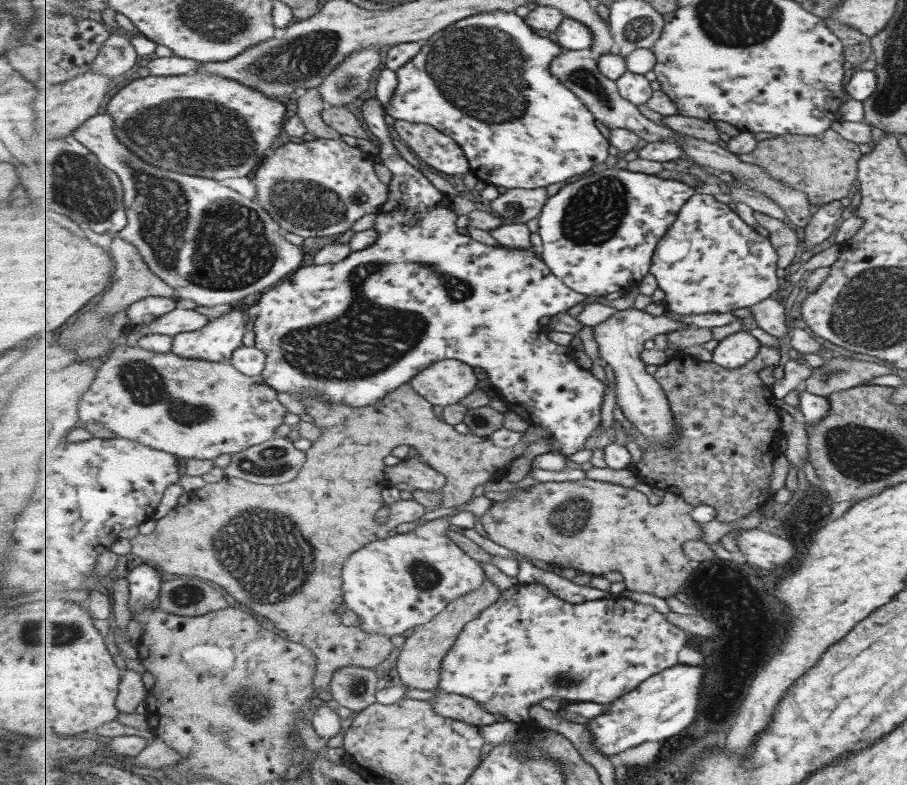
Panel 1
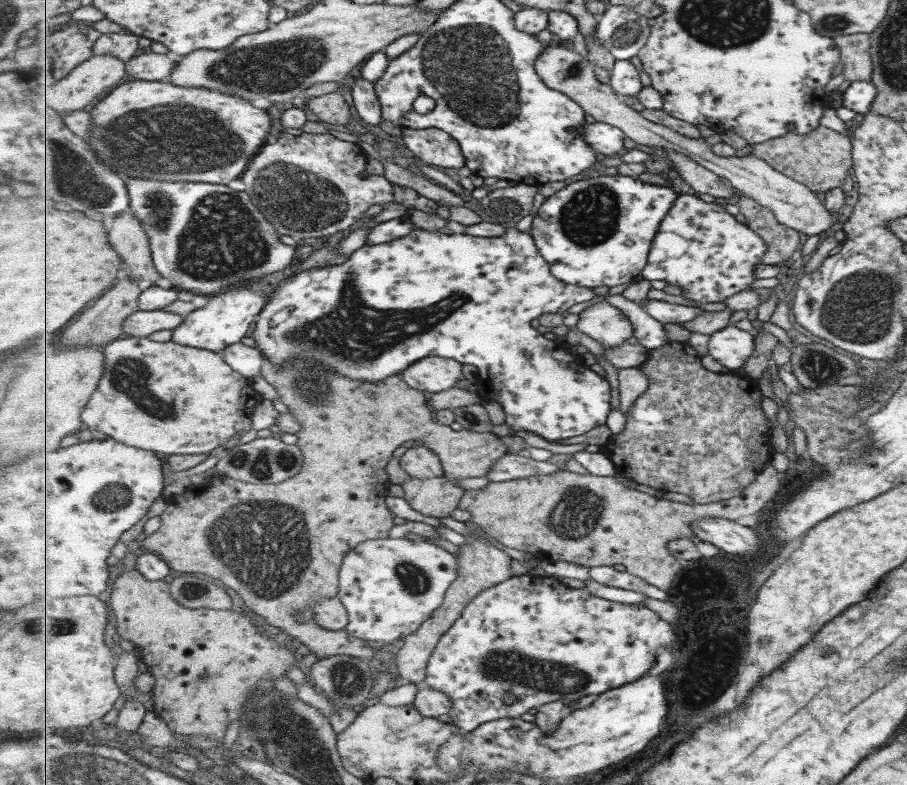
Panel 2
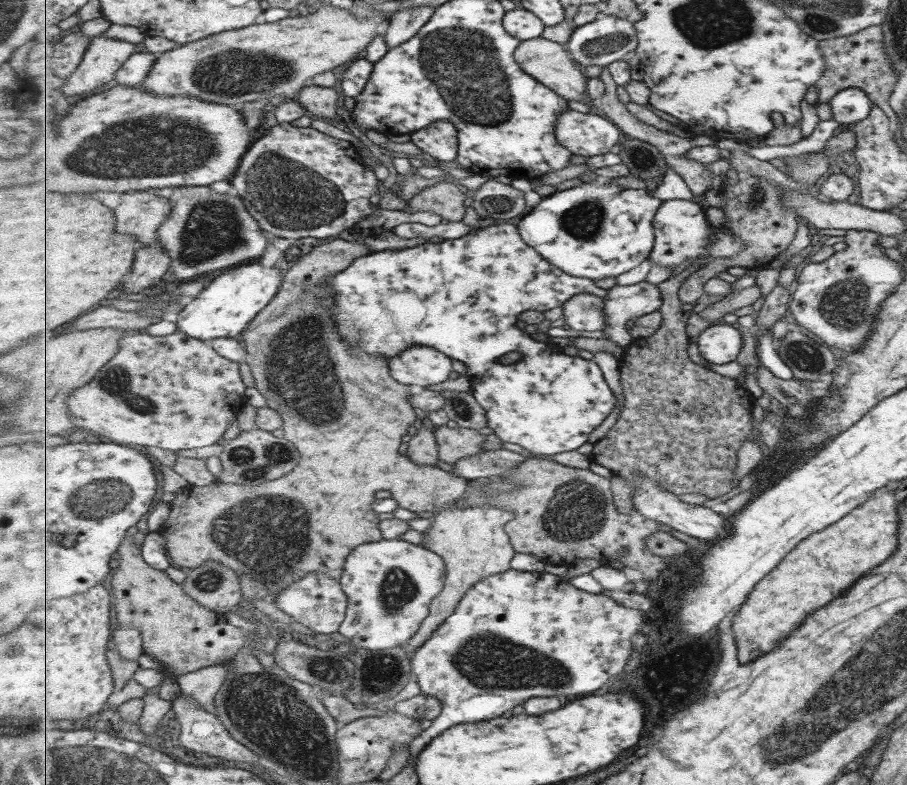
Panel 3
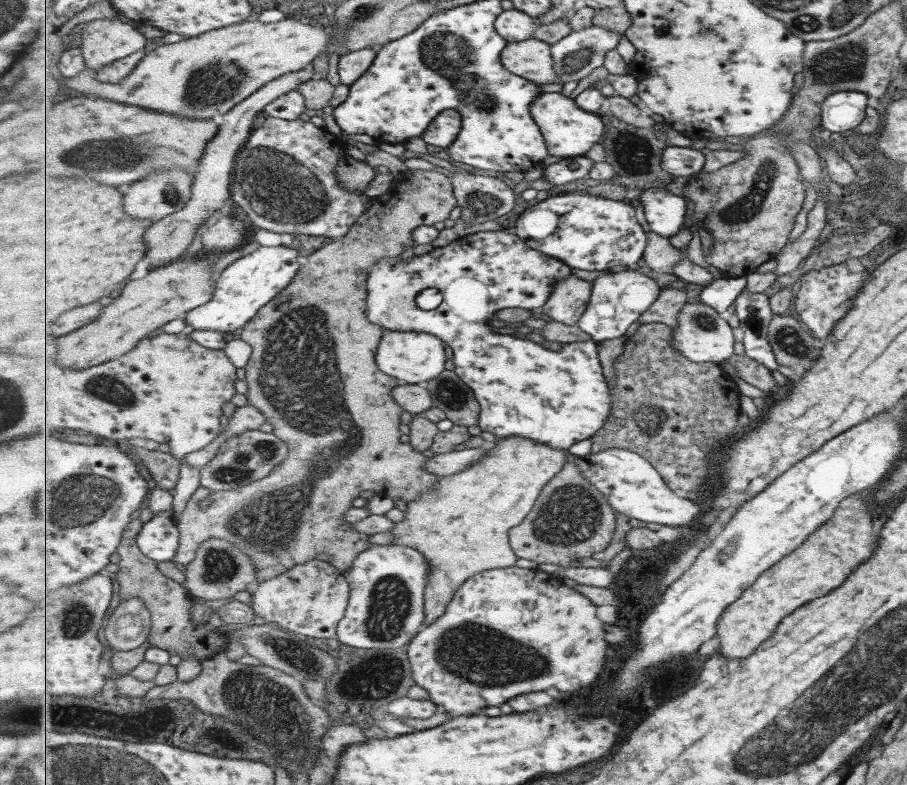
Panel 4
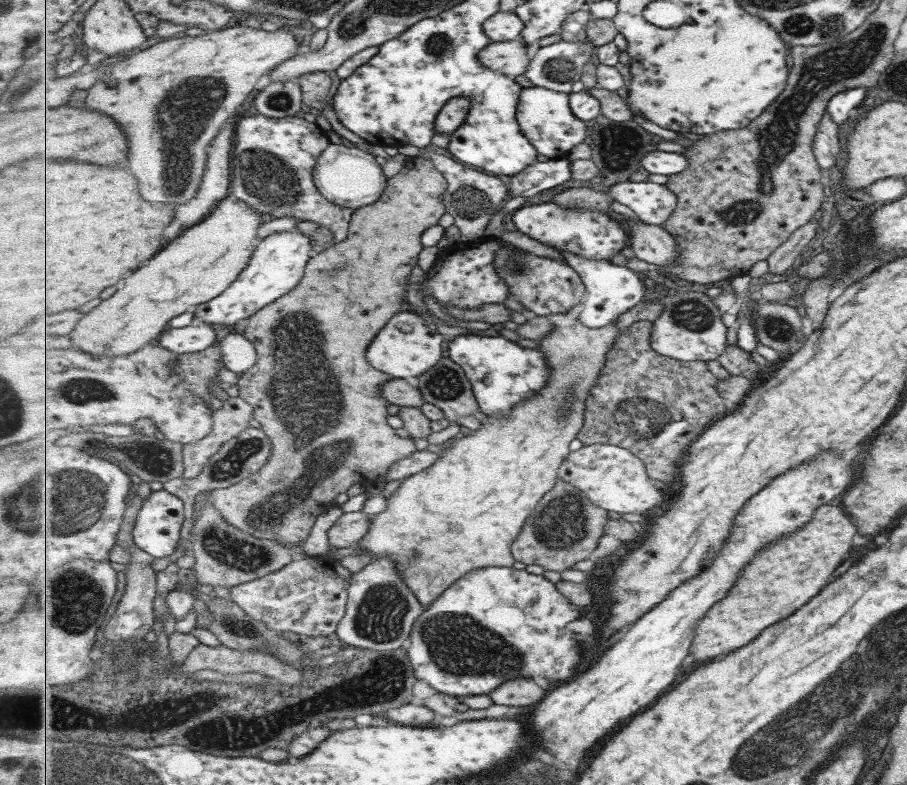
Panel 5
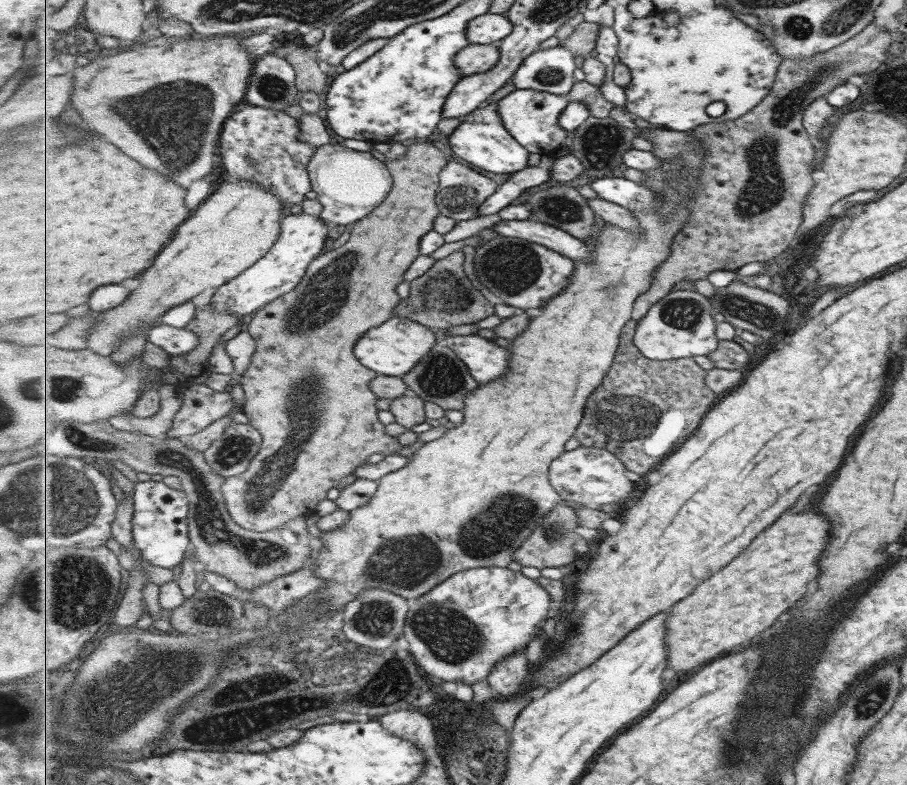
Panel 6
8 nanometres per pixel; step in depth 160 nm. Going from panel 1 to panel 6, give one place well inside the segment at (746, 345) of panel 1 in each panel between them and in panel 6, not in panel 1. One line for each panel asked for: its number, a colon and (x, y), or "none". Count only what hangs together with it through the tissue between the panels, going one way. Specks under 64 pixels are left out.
2: (733, 348)
3: (718, 344)
4: (702, 334)
5: (691, 328)
6: (681, 325)

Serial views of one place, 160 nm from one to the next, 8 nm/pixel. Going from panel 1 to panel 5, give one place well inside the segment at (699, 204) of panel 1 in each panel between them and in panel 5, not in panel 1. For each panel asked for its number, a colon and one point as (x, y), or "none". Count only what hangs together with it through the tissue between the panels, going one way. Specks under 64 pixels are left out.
2: (700, 247)
3: (683, 233)
4: (665, 213)
5: (653, 203)

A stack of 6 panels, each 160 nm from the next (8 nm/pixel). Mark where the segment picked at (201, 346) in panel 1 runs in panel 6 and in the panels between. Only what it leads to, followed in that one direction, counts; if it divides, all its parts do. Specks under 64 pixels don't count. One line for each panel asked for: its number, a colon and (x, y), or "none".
2: (225, 320)
3: (227, 304)
4: (252, 281)
5: (279, 264)
6: (303, 236)

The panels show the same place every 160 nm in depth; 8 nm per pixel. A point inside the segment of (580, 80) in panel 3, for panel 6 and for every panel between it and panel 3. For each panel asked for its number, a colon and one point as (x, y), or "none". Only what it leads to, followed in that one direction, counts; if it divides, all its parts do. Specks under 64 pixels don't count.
4: (532, 59)
5: (512, 58)
6: (476, 58)

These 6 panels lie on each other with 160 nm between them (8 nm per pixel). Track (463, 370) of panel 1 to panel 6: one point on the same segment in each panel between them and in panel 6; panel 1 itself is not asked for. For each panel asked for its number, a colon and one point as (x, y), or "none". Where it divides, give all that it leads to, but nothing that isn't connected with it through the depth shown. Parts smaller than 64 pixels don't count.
2: (435, 374)
3: (421, 366)
4: (414, 357)
5: (409, 346)
6: (394, 348)

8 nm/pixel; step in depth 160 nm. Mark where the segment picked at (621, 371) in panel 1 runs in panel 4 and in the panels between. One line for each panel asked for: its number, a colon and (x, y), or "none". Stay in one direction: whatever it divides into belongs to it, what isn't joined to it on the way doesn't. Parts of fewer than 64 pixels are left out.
2: (611, 327)
3: (586, 311)
4: (568, 303)

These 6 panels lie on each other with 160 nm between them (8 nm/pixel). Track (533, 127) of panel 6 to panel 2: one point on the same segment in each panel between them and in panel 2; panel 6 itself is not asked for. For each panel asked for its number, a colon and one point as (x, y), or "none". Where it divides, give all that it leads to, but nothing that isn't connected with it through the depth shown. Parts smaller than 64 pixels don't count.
2: (607, 139)
3: (591, 134)
4: (570, 131)
5: (546, 117)

